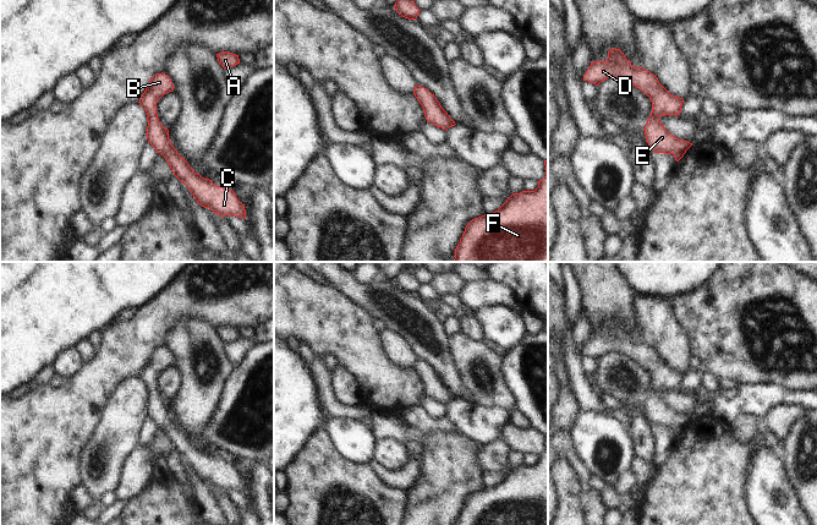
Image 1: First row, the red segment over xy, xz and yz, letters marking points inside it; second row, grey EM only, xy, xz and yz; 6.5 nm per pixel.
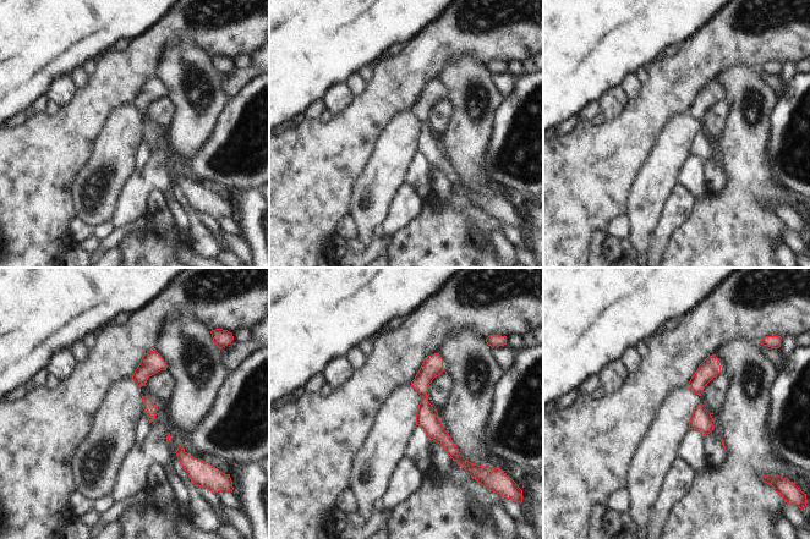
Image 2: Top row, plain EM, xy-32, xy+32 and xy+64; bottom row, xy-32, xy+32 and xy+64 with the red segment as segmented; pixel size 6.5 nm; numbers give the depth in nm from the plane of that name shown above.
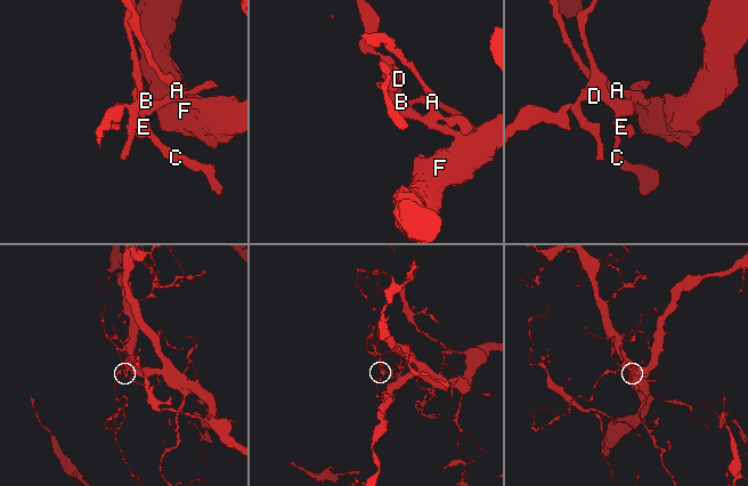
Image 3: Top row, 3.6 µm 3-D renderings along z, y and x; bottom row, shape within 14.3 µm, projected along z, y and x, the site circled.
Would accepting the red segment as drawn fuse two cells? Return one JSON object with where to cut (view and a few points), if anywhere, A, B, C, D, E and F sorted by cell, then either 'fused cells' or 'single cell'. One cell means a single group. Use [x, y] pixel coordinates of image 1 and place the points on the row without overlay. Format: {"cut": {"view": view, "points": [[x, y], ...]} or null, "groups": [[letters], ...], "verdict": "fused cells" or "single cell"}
{"cut": null, "groups": [["A", "B", "C", "D", "E", "F"]], "verdict": "single cell"}

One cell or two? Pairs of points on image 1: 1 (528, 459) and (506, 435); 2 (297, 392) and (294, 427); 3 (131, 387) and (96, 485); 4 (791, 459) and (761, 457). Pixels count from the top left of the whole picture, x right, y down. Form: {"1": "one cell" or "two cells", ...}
{"1": "two cells", "2": "one cell", "3": "one cell", "4": "two cells"}

